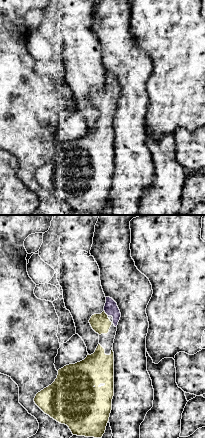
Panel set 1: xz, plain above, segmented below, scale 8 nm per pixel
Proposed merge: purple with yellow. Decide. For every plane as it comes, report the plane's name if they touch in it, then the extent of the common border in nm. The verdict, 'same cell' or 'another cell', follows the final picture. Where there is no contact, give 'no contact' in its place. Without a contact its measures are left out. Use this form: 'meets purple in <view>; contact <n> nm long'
meets purple in xz; contact 60 nm long

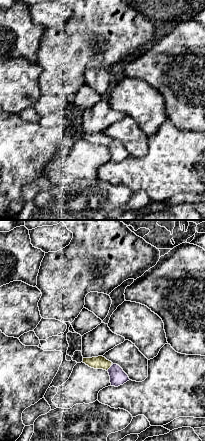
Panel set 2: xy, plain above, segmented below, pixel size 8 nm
meets purple in xy; contact 60 nm long

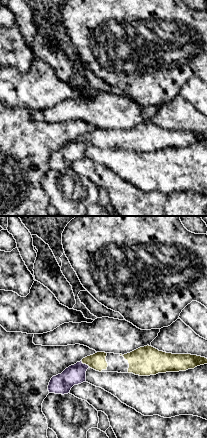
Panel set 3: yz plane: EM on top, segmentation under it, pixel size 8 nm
meets purple in yz; contact 90 nm long

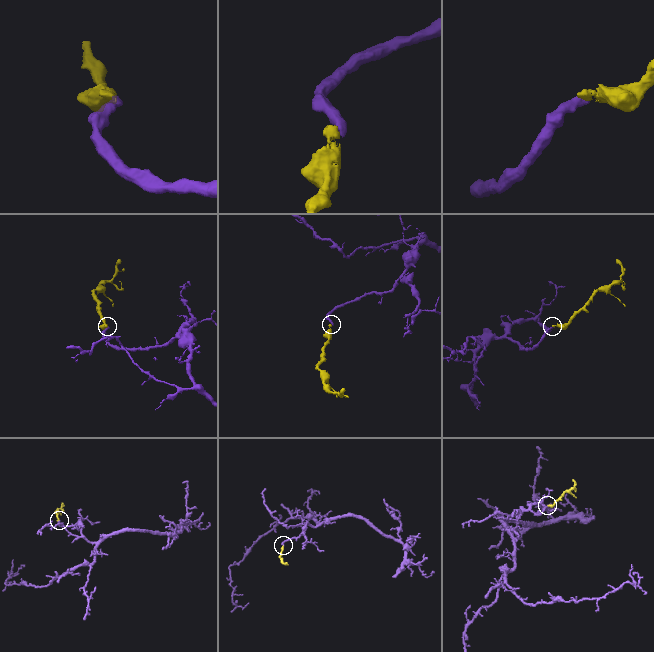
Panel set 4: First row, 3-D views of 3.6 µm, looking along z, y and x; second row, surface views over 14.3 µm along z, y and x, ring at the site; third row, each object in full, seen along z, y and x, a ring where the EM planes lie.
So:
same cell

